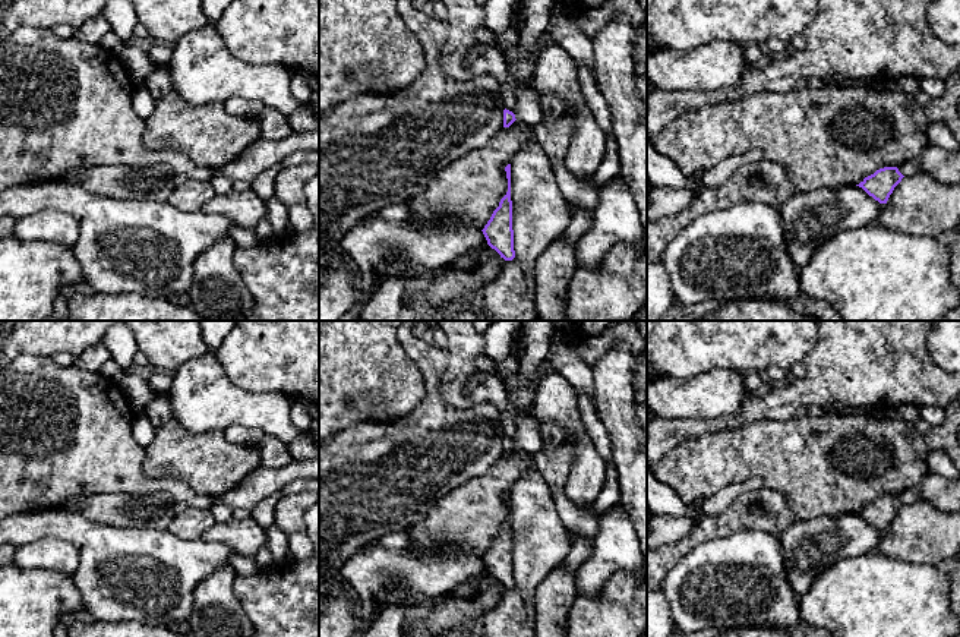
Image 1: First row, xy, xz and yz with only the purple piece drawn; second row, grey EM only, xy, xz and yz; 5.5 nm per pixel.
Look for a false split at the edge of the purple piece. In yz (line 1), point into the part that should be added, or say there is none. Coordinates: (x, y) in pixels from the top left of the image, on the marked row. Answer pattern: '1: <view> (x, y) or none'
1: none

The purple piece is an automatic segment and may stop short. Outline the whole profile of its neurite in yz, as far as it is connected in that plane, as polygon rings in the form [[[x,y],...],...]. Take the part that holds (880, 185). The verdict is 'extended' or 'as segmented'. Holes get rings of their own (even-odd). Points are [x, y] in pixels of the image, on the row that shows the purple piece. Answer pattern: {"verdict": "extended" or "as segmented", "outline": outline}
{"verdict": "as segmented", "outline": [[[884,167],[874,174],[865,177],[859,185],[869,196],[880,204],[887,204],[894,187],[901,182],[904,176],[897,167]]]}

